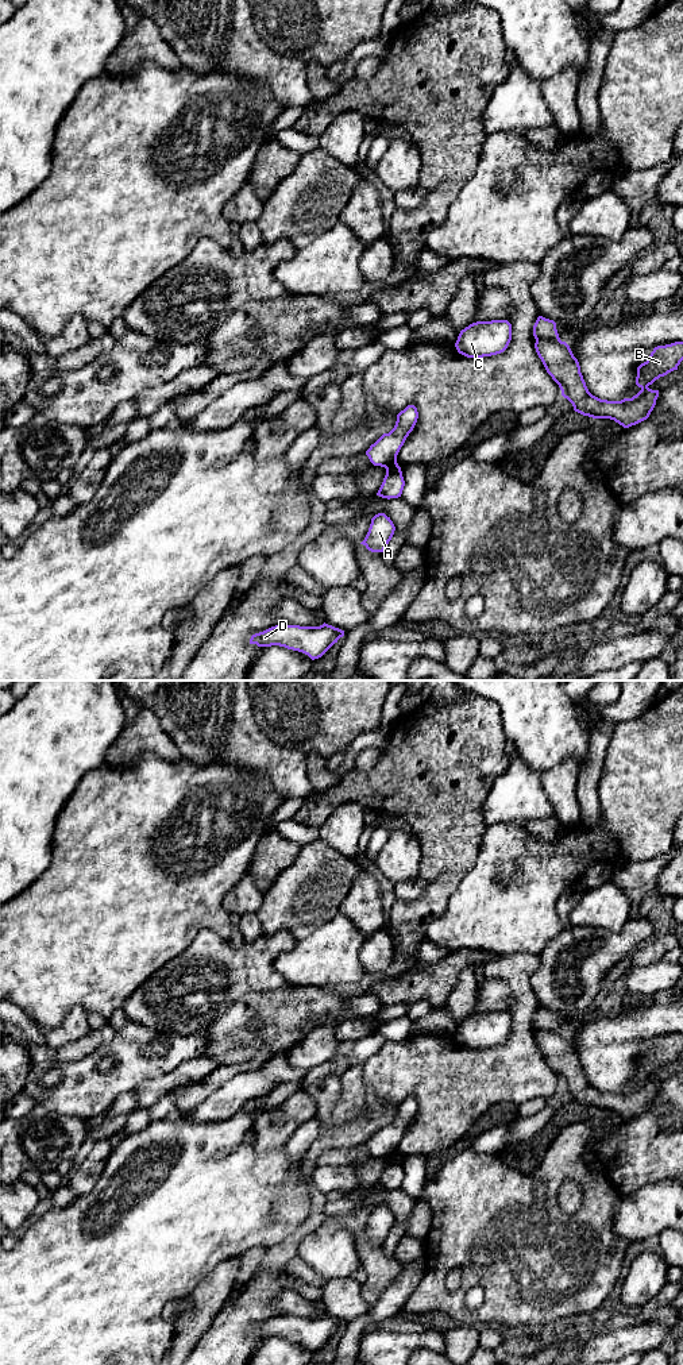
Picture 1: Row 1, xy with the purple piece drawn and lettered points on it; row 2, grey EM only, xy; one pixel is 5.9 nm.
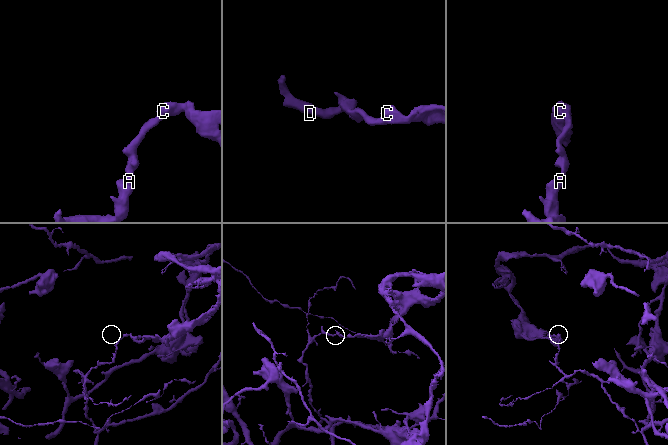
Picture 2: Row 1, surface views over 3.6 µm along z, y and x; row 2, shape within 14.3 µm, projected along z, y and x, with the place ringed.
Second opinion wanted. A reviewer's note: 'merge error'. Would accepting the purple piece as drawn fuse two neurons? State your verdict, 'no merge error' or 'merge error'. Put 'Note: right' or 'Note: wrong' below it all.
merge error
Note: right

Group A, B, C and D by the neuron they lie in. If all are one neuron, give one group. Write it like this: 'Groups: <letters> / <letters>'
Groups: A C D / B

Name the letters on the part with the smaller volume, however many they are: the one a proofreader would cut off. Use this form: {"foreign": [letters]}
{"foreign": ["B"]}

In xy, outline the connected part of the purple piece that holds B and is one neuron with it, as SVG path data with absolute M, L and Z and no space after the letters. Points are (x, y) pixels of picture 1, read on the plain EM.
M537 1030L535 1040L547 1064L559 1076L562 1087L572 1095L575 1103L593 1110L610 1110L624 1119L649 1108L659 1081L648 1077L678 1061L683 1052L683 1033L655 1038L648 1050L637 1059L636 1076L641 1081L632 1090L607 1092L589 1083L579 1053L566 1033Z

